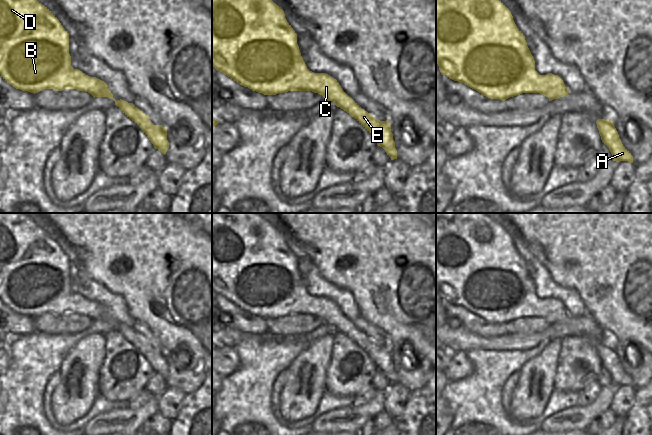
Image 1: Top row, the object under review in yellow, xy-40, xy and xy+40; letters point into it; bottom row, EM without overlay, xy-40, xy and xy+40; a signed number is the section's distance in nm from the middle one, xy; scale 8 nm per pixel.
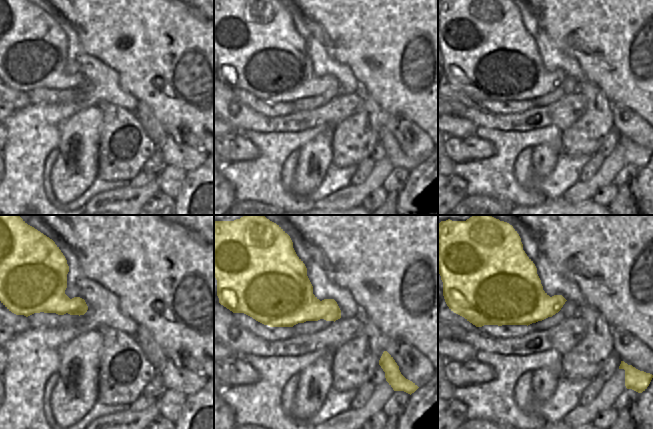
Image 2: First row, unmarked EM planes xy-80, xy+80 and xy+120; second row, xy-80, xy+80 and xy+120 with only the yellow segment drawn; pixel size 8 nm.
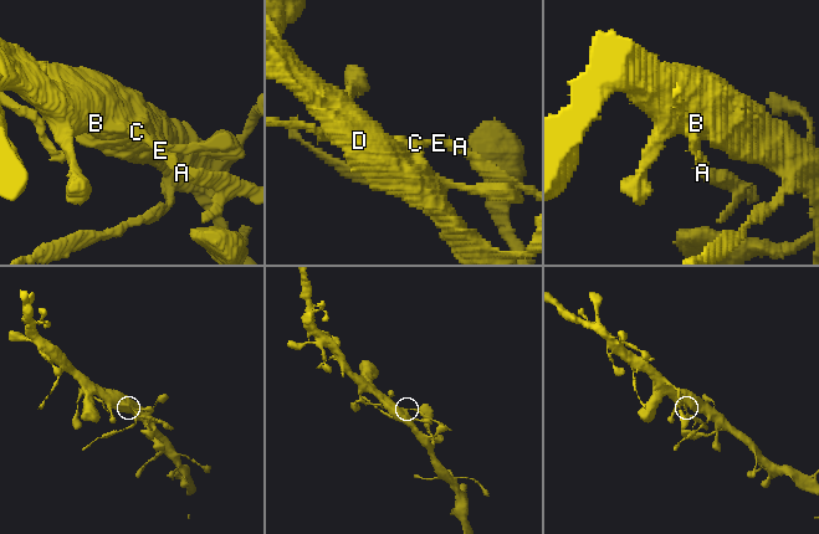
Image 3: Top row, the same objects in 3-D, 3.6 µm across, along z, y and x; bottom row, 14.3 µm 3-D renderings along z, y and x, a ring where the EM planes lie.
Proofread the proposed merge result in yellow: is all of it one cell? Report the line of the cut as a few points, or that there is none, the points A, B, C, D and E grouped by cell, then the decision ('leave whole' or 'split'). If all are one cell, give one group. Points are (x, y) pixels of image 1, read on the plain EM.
cut xy (346, 318), (340, 319), (333, 325); groups A E / B C D; split

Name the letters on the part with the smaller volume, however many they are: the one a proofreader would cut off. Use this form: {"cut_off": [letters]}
{"cut_off": ["A", "E"]}

